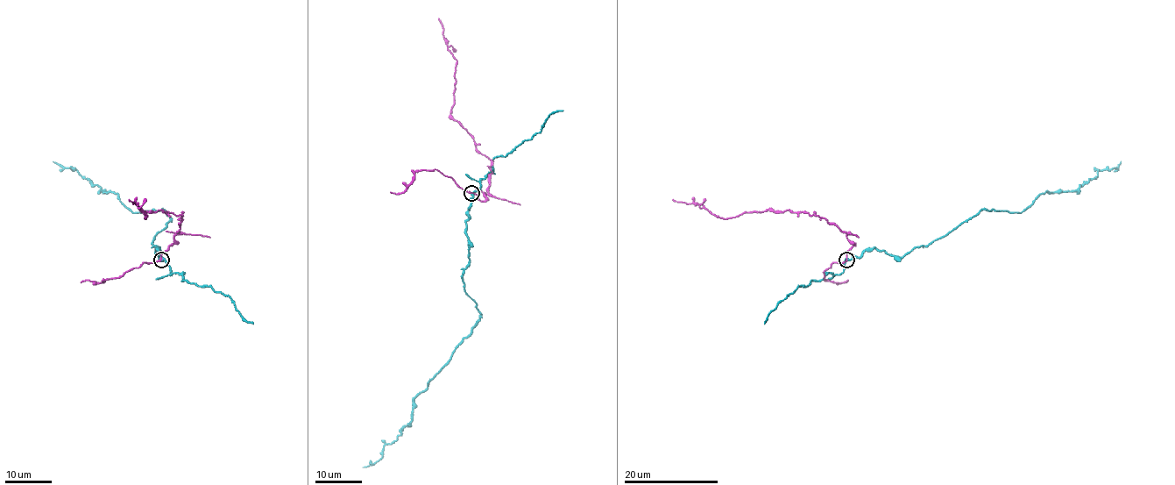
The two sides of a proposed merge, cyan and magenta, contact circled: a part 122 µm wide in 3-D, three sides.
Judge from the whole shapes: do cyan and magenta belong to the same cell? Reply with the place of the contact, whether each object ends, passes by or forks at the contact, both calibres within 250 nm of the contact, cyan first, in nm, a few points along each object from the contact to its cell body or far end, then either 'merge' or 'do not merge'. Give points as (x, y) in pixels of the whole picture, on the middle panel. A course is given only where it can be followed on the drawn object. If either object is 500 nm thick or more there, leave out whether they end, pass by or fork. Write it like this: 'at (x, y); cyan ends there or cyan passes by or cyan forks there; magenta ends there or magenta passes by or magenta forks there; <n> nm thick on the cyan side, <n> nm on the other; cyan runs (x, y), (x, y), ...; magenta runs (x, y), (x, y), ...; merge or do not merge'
at (471, 193); cyan passes by; magenta passes by; 280 nm thick on the cyan side, 220 nm on the other; cyan runs (471, 193), (469, 260), (462, 278), (479, 319), (414, 399), (412, 423), (383, 447), (381, 458), (362, 467); magenta runs (471, 193), (481, 200), (485, 199), (491, 162), (450, 114), (456, 62), (447, 47), (438, 17); do not merge

